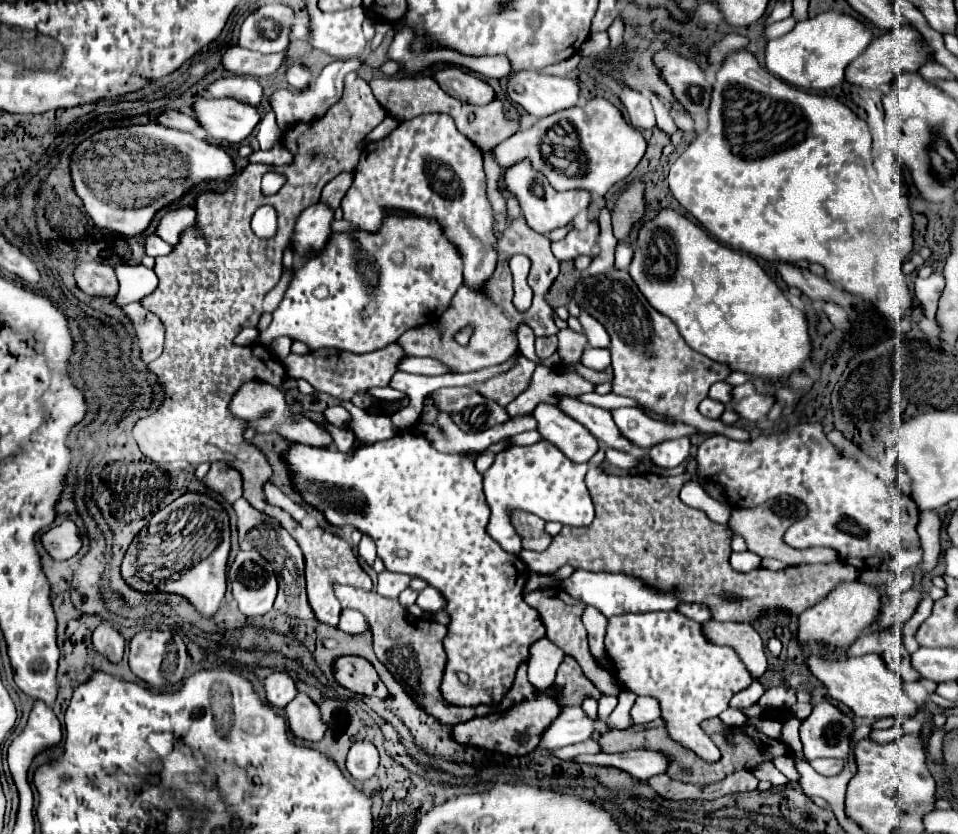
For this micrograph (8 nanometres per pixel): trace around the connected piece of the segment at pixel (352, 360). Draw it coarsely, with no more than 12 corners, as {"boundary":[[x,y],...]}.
{"boundary":[[403,348],[289,354],[291,378],[335,398],[387,386]]}

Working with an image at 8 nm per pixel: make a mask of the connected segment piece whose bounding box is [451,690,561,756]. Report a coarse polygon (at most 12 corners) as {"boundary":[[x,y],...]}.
{"boundary":[[553,690],[453,728],[463,746],[523,756],[561,708]]}

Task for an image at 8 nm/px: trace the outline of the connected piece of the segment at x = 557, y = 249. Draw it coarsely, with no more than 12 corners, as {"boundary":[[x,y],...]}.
{"boundary":[[599,224],[573,228],[551,250],[559,260],[595,258]]}

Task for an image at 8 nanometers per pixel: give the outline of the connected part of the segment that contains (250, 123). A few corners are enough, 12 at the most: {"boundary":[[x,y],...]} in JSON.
{"boundary":[[197,98],[193,118],[211,138],[243,142],[259,122],[233,98]]}

